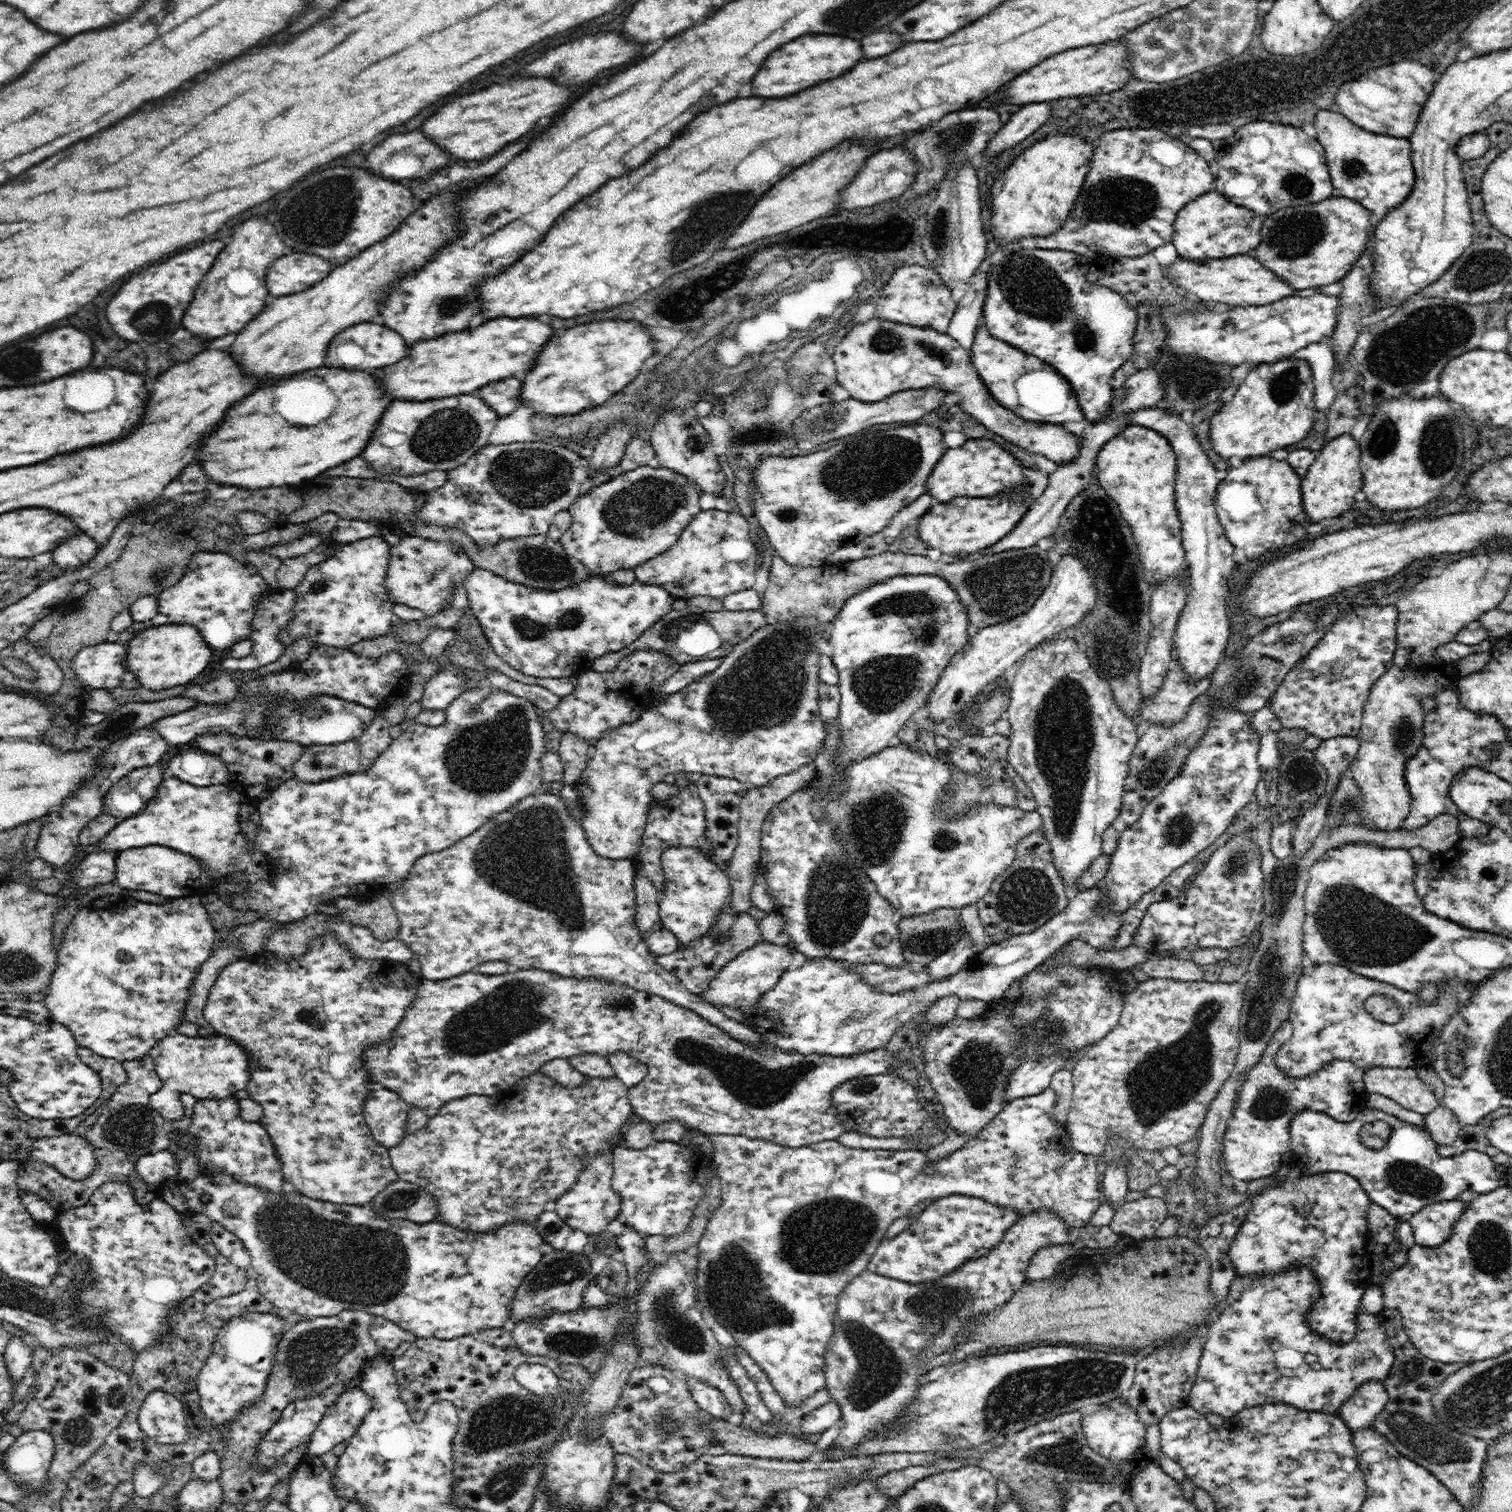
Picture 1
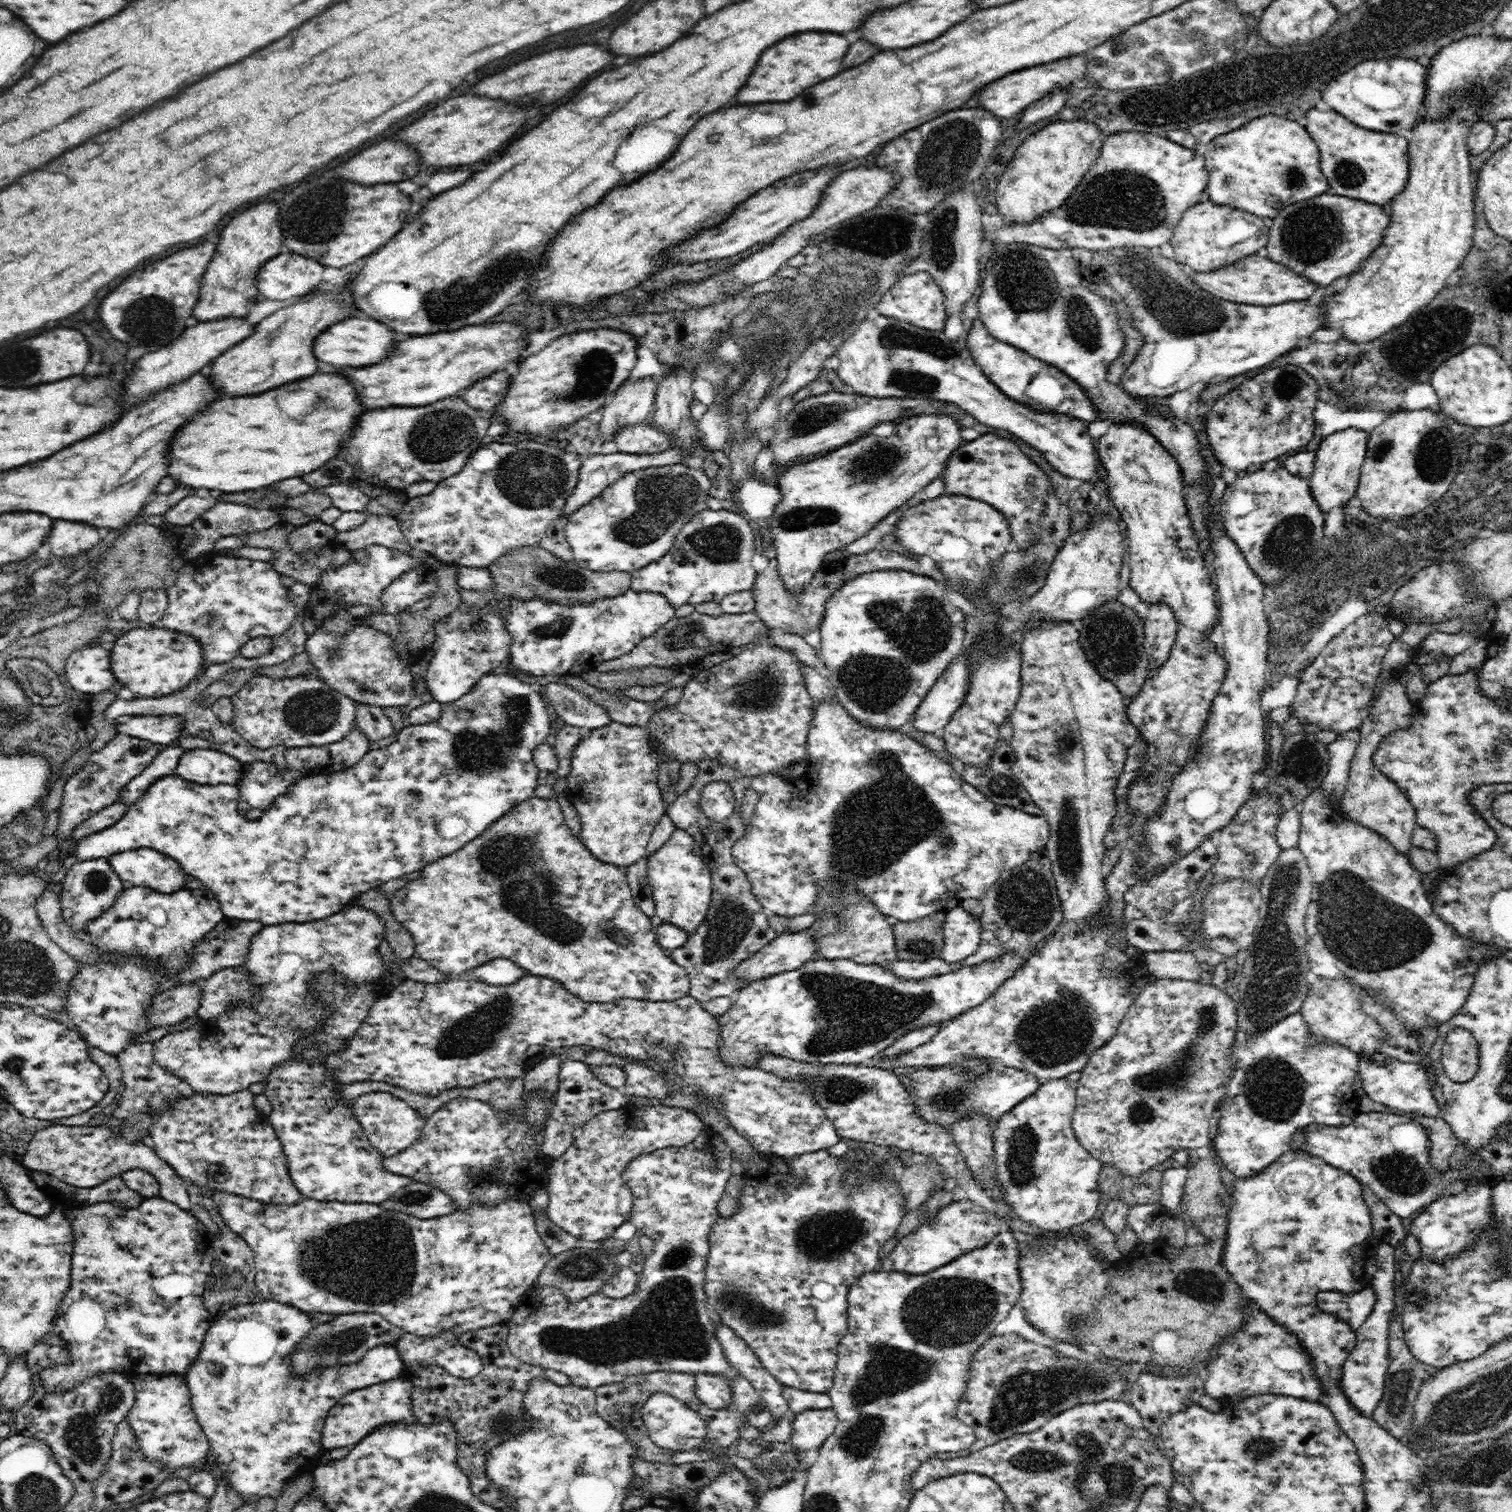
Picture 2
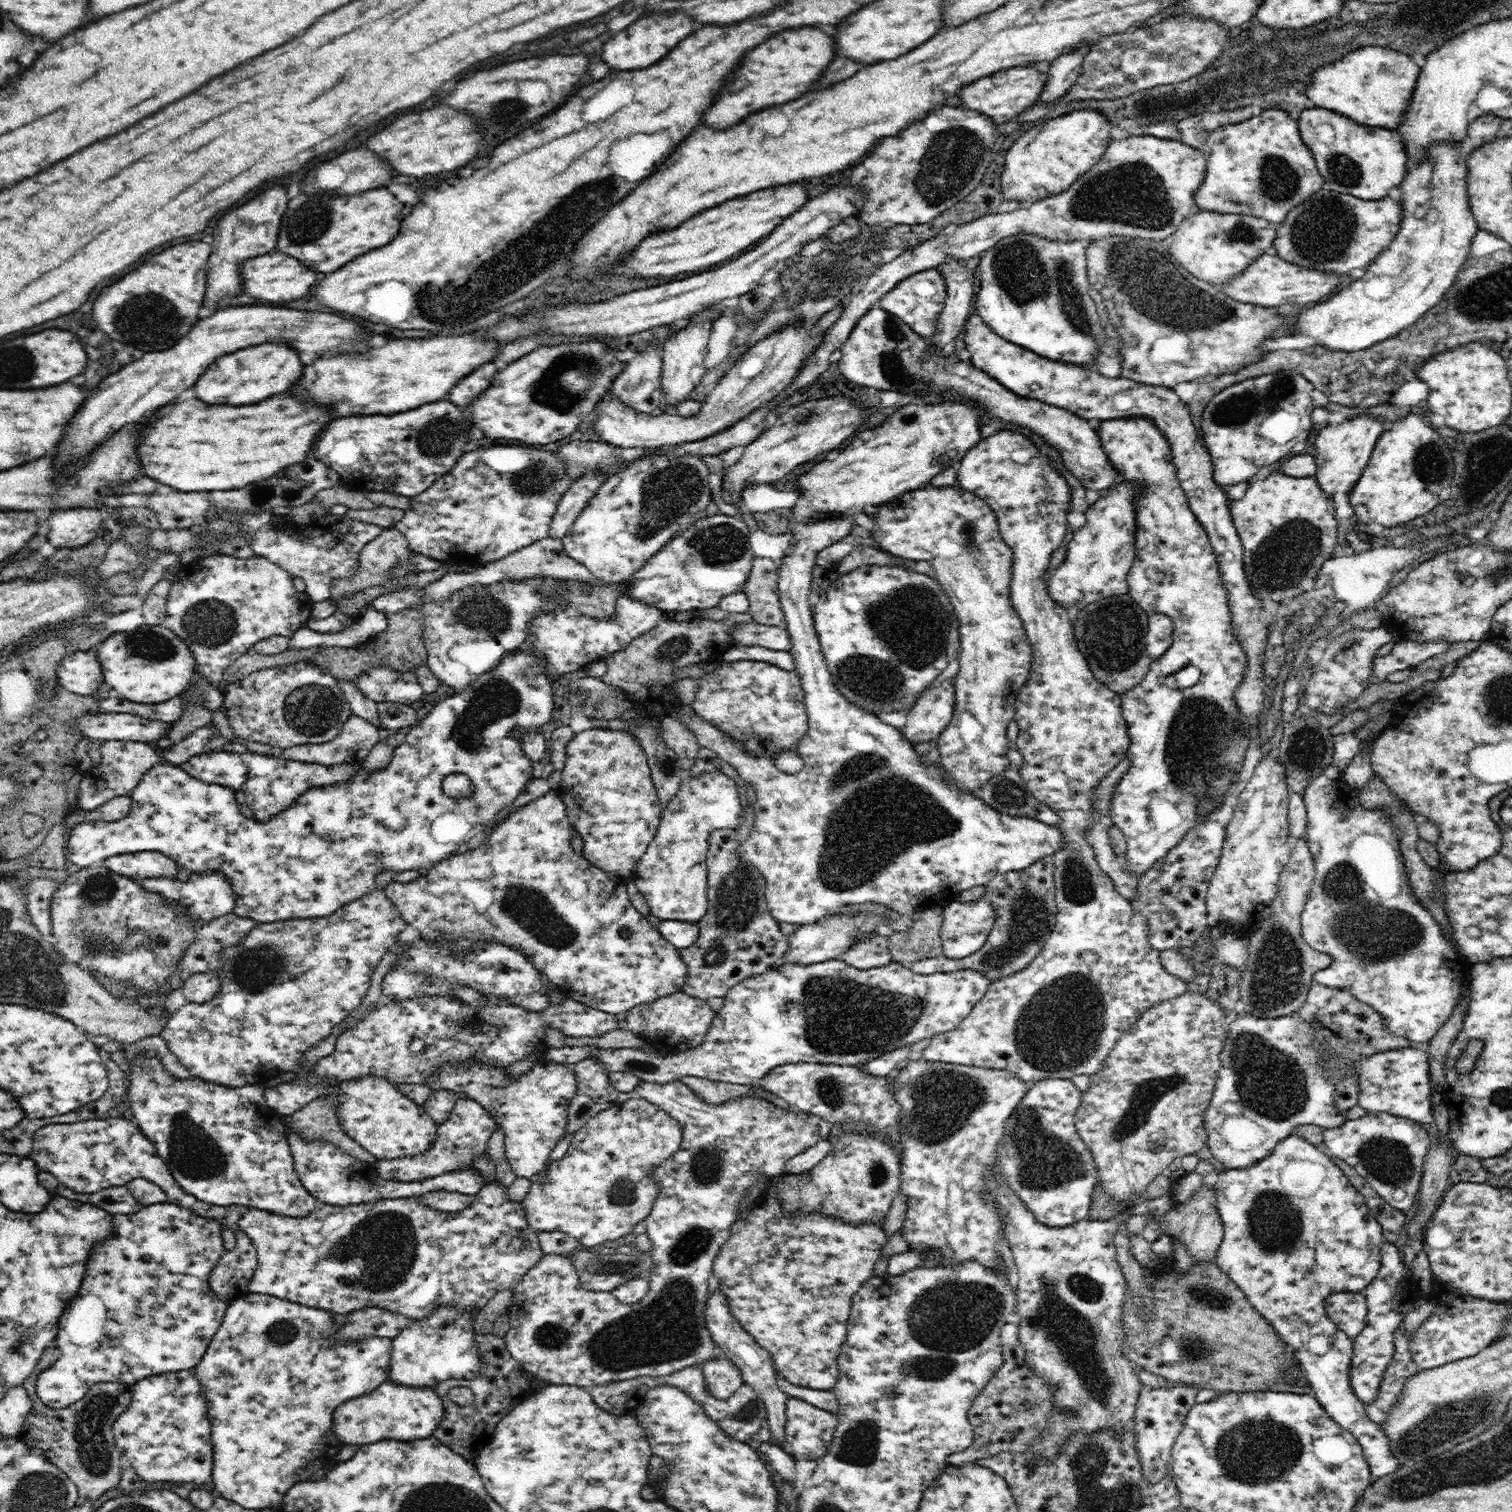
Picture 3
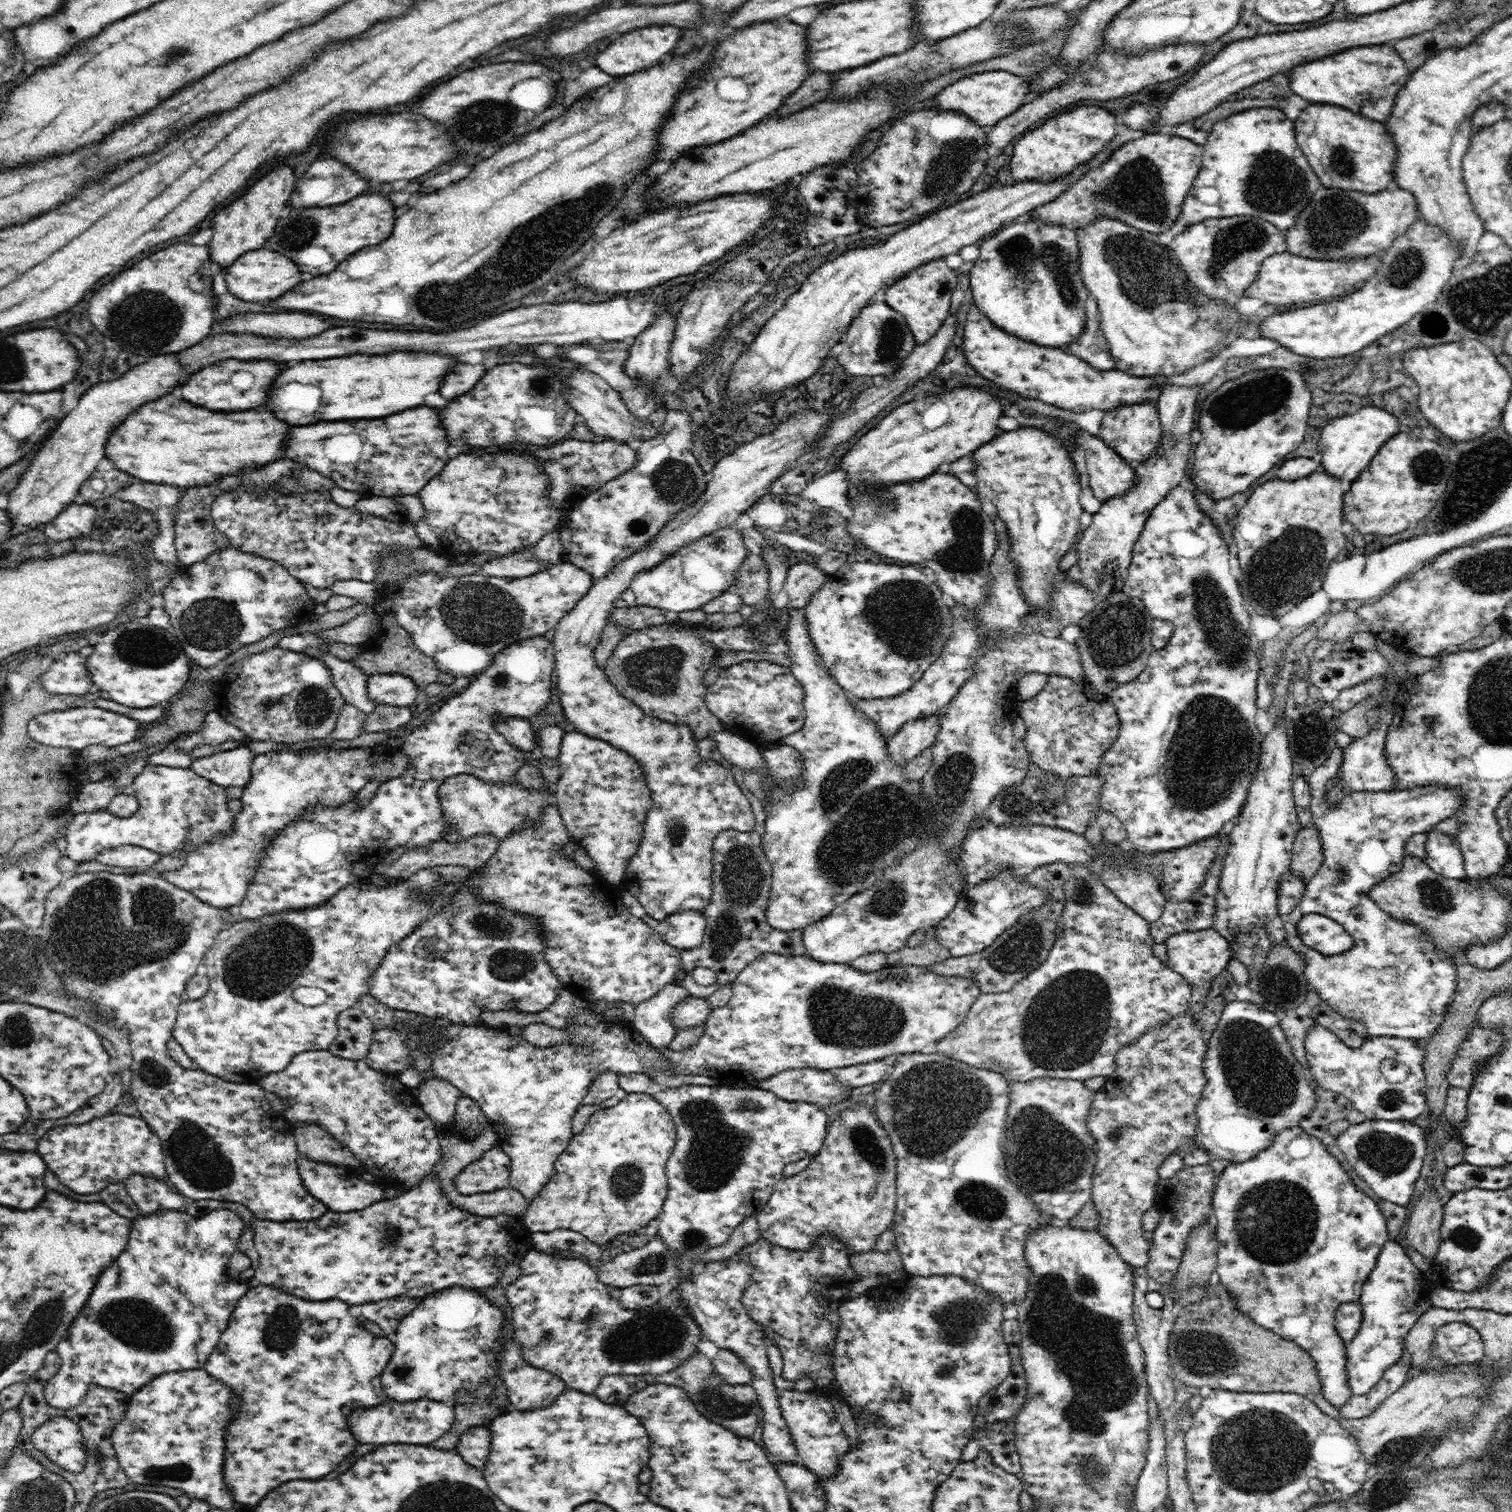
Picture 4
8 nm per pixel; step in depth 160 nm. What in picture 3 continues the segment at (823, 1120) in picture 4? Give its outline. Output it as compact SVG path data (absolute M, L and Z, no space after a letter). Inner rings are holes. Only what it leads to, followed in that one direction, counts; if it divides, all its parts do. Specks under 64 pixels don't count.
M641 1080L640 1084L634 1088L633 1093L659 1106L662 1110L665 1110L666 1113L670 1114L670 1117L674 1118L682 1125L682 1131L684 1131L678 1152L674 1152L669 1159L664 1160L654 1174L652 1174L660 1192L658 1192L658 1198L656 1198L654 1204L652 1204L650 1214L646 1216L644 1220L647 1228L646 1233L653 1244L650 1249L653 1267L652 1274L650 1274L648 1278L648 1292L645 1294L644 1300L634 1304L628 1304L620 1302L613 1295L613 1291L586 1290L582 1288L582 1283L580 1283L580 1279L578 1279L578 1273L576 1273L576 1269L574 1269L572 1260L564 1258L564 1256L558 1256L557 1254L544 1255L544 1258L540 1260L537 1266L532 1267L523 1276L520 1284L513 1289L512 1306L507 1309L508 1314L510 1314L510 1328L505 1334L504 1339L511 1355L526 1371L536 1378L548 1381L551 1384L578 1385L590 1390L598 1385L607 1385L612 1381L623 1381L638 1376L666 1376L686 1367L706 1363L708 1359L720 1355L721 1353L718 1346L714 1342L712 1335L707 1329L707 1324L705 1323L705 1306L707 1298L709 1297L708 1278L710 1278L712 1274L712 1267L718 1257L720 1248L722 1248L724 1242L730 1238L732 1226L740 1217L739 1213L742 1211L740 1207L742 1199L748 1194L748 1190L750 1190L752 1186L758 1184L758 1178L762 1176L762 1174L770 1179L781 1176L786 1173L784 1164L786 1164L790 1158L794 1158L796 1154L808 1150L808 1148L814 1146L814 1144L821 1140L819 1124L808 1112L796 1110L788 1106L785 1107L785 1105L781 1104L780 1107L776 1107L776 1105L770 1103L768 1099L760 1099L760 1097L756 1097L756 1095L742 1095L737 1099L730 1099L727 1103L716 1106L704 1102L702 1098L698 1099L698 1097L692 1093L692 1090L680 1080L666 1082L666 1084Z

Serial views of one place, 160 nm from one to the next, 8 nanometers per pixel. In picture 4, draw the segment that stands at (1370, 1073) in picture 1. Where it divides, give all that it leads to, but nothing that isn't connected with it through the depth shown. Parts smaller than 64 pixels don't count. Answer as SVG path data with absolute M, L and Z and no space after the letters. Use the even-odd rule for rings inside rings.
M1312 1026L1307 1028L1306 1040L1304 1040L1304 1049L1306 1050L1306 1059L1308 1059L1310 1070L1314 1080L1325 1090L1331 1090L1338 1096L1344 1096L1353 1102L1354 1108L1366 1115L1369 1120L1404 1120L1412 1121L1418 1116L1424 1116L1427 1110L1427 1102L1424 1093L1425 1088L1425 1069L1423 1061L1425 1060L1427 1042L1425 1040L1404 1040L1393 1036L1371 1037L1358 1048L1349 1048L1343 1044L1334 1031L1322 1026ZM1384 1060L1394 1060L1398 1064L1408 1066L1409 1075L1403 1082L1392 1083L1384 1077L1380 1064Z

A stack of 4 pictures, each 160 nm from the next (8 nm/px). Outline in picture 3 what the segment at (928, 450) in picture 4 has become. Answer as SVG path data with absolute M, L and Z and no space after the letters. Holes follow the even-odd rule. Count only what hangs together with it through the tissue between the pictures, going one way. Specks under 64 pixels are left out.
M967 401L964 404L958 402L928 403L924 405L902 404L899 409L894 411L892 416L889 416L879 426L872 428L872 430L867 429L866 432L861 432L860 436L857 435L847 447L838 451L834 456L816 463L810 471L798 476L800 499L793 506L792 514L789 518L791 525L788 530L792 533L794 539L792 541L792 547L789 548L788 553L785 554L780 562L777 587L779 590L780 610L785 616L784 627L788 631L788 635L790 635L790 650L788 652L793 656L795 671L801 680L808 719L807 733L798 741L796 748L800 756L804 759L804 766L800 772L786 774L778 769L772 761L768 760L768 757L750 755L740 741L735 741L728 737L728 735L725 735L724 732L720 731L712 723L698 716L694 710L689 710L685 707L680 712L680 716L678 716L680 717L680 721L694 732L694 736L697 738L700 746L713 750L721 759L729 762L739 773L740 780L744 781L748 786L752 786L754 792L757 794L757 799L754 803L754 824L752 824L752 830L750 830L748 838L739 845L737 851L740 861L756 867L762 873L762 878L764 879L764 883L766 883L764 898L774 920L777 920L777 922L787 922L788 924L794 925L812 924L816 921L823 920L825 917L829 917L838 908L842 908L846 904L862 904L865 902L883 904L887 908L898 912L900 915L906 914L910 916L919 910L935 907L944 908L956 900L956 896L967 891L969 888L986 886L996 875L1028 868L1028 866L1034 864L1037 860L1042 860L1044 856L1053 855L1060 847L1060 844L1062 844L1062 833L1060 833L1060 829L1057 826L1044 824L1040 820L1028 818L1027 816L1010 816L1006 812L998 812L992 806L988 806L988 804L975 794L958 791L956 786L949 782L949 780L945 780L943 768L940 765L936 766L936 768L930 768L923 760L919 759L919 756L917 756L914 750L914 744L908 742L903 737L901 729L896 729L890 724L880 721L876 714L862 709L844 698L844 695L838 691L834 681L832 681L830 671L824 660L819 636L815 629L815 620L812 611L813 606L809 603L812 574L817 567L816 556L818 556L818 552L840 540L845 540L845 537L856 526L854 514L862 514L864 512L862 508L866 505L880 507L882 504L888 504L888 502L894 500L897 496L915 491L916 488L922 488L926 482L929 483L942 470L946 470L946 468L952 466L958 466L960 464L960 458L964 458L964 454L972 446L976 446L980 442L980 438L982 438L980 436L980 426L982 426L982 423L980 422L980 416L978 416L978 408L974 408L974 404L970 406L970 402Z

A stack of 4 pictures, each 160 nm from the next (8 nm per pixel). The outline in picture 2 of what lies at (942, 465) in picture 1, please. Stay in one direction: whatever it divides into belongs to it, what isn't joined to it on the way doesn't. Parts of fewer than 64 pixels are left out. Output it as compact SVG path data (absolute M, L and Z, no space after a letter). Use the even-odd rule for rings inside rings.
M986 434L980 436L978 440L968 442L966 446L959 446L952 452L946 464L944 482L946 482L946 495L976 498L1002 513L1010 523L1010 533L1019 550L1028 549L1033 544L1039 543L1043 530L1051 533L1052 527L1045 527L1044 522L1046 518L1044 498L1046 494L1054 491L1050 475L1040 470L1032 459L1024 452L1020 452L1020 447L1010 442L1010 439Z

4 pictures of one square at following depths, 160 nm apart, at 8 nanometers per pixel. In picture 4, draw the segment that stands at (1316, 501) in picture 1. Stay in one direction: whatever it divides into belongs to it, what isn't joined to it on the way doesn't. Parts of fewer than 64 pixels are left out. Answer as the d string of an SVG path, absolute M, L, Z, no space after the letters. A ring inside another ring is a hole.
M1366 406L1362 410L1358 408L1356 412L1330 419L1322 428L1317 456L1322 457L1321 464L1326 473L1340 480L1342 487L1347 491L1370 464L1384 442L1401 431L1398 418L1385 409L1376 406Z

